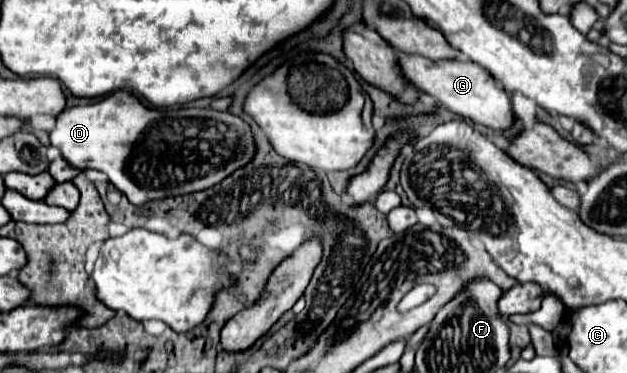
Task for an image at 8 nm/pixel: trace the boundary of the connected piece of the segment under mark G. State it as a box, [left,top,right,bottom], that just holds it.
[401,55,515,131]

